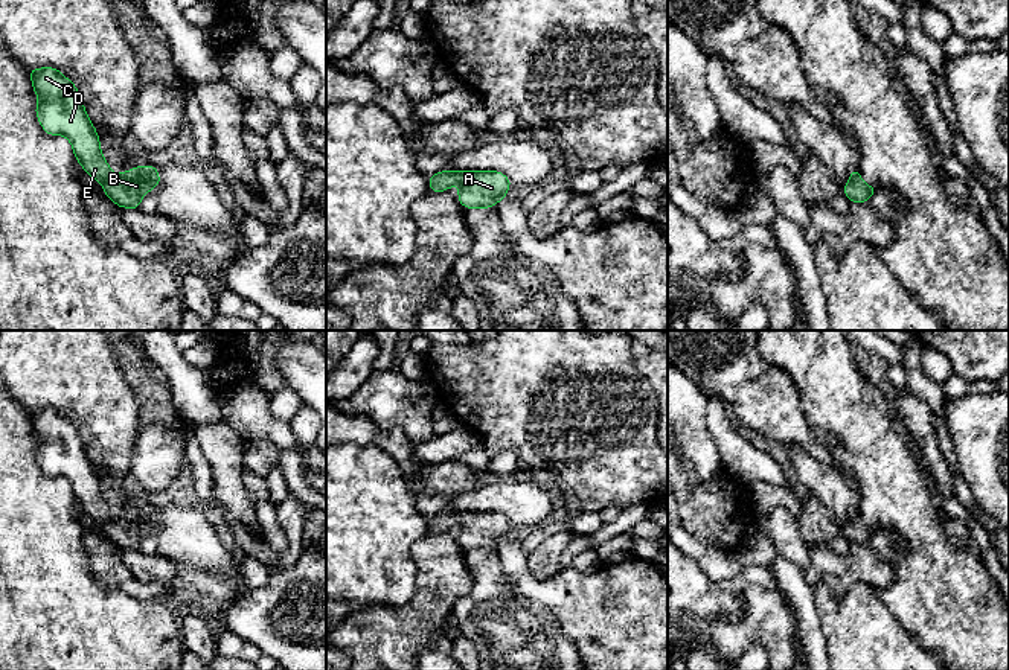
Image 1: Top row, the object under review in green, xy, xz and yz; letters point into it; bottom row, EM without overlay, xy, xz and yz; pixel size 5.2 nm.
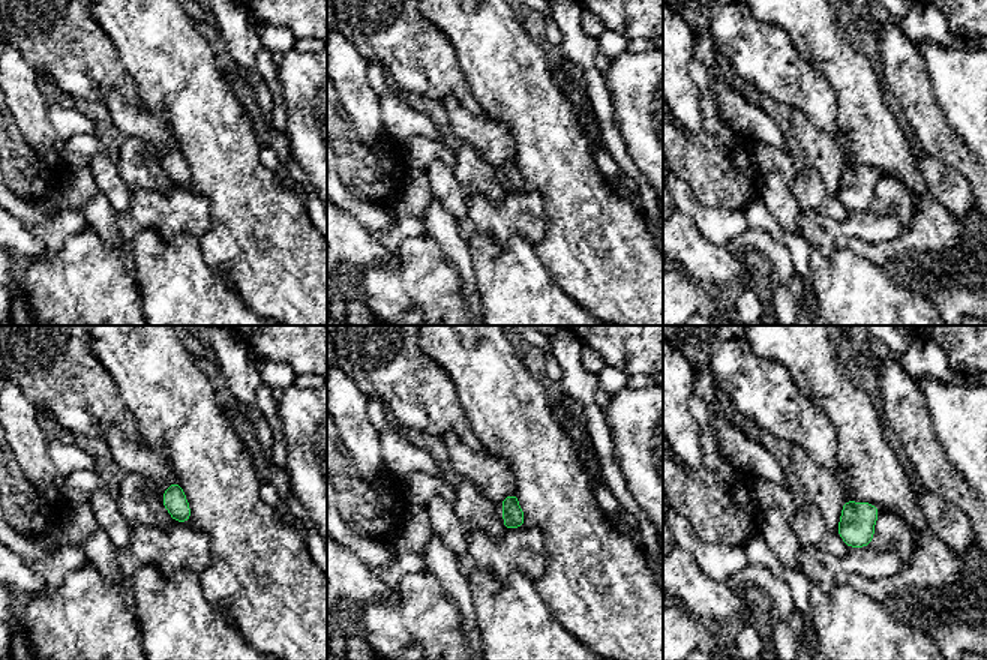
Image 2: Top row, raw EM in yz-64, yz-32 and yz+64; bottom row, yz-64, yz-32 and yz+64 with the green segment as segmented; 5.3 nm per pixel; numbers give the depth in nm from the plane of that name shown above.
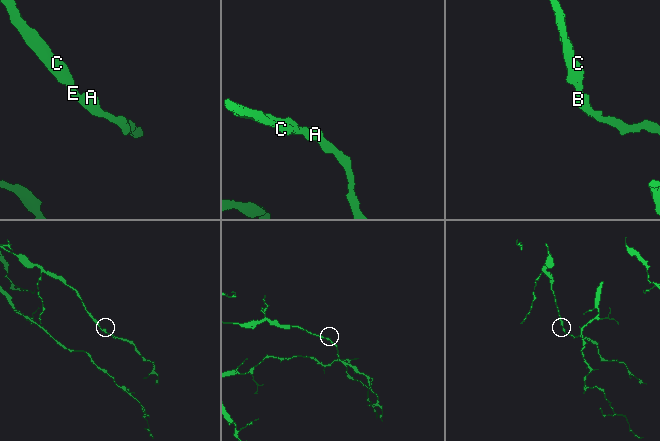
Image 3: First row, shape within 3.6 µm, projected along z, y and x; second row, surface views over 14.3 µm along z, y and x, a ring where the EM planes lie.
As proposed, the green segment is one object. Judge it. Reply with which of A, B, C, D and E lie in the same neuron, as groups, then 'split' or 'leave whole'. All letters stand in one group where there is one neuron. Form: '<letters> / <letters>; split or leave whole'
A B C D E; leave whole

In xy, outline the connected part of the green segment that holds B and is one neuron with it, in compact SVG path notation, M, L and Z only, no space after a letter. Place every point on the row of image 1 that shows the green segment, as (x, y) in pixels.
M55 67L32 69L29 76L38 97L35 114L44 132L49 136L64 136L72 143L76 161L93 180L104 186L102 192L117 207L140 209L142 198L160 184L157 168L151 164L136 166L116 175L102 155L98 131L85 111L76 85Z

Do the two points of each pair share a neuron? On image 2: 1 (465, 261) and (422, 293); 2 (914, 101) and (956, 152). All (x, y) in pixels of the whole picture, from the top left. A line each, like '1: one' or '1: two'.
1: two
2: one

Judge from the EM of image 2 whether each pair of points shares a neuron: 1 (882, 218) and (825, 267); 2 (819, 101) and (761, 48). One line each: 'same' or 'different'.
1: different
2: same

